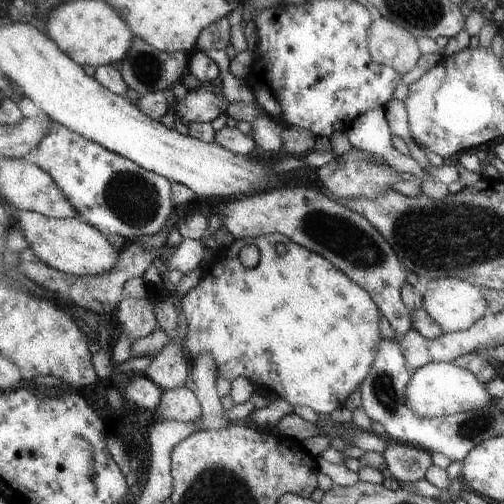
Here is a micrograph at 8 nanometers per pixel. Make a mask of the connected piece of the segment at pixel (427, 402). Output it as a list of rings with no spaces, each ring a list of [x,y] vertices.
[[[427,362],[411,371],[412,374],[405,384],[405,406],[411,408],[417,416],[423,416],[423,418],[449,416],[487,406],[491,402],[492,397],[487,394],[485,384],[479,382],[471,372],[454,364]]]

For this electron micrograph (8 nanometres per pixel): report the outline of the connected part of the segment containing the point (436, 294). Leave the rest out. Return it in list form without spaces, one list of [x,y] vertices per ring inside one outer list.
[[[445,277],[428,280],[422,294],[421,308],[435,320],[444,333],[467,330],[478,318],[486,313],[487,302],[481,296],[481,288],[466,280]]]

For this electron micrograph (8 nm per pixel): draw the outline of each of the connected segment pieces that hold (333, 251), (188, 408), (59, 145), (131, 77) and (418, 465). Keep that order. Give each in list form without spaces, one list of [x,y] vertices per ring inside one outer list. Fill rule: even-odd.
[[[310,187],[277,188],[223,203],[217,216],[234,239],[253,239],[277,232],[319,254],[369,294],[396,338],[411,329],[409,311],[400,293],[401,284],[407,278],[406,268],[366,218],[327,194]]]
[[[181,387],[162,391],[154,412],[166,421],[189,422],[200,416],[201,406],[193,392]]]
[[[53,121],[43,140],[25,154],[24,159],[53,178],[55,186],[69,200],[71,208],[75,208],[76,217],[81,222],[105,234],[132,241],[139,236],[152,236],[161,230],[175,209],[171,204],[171,184],[167,178],[145,170]]]
[[[133,38],[129,44],[129,50],[123,58],[121,58],[121,69],[119,74],[123,77],[123,82],[127,88],[131,88],[133,92],[137,92],[140,96],[149,94],[149,92],[157,92],[171,88],[174,84],[187,72],[187,62],[189,53],[175,51],[172,53],[161,52],[153,46],[149,46],[147,42]]]
[[[388,441],[385,450],[382,452],[382,456],[390,476],[393,476],[395,480],[399,482],[403,481],[404,483],[423,479],[425,471],[432,464],[431,453],[427,452],[427,450],[421,450],[421,448],[417,448],[417,446],[404,444],[400,441]]]

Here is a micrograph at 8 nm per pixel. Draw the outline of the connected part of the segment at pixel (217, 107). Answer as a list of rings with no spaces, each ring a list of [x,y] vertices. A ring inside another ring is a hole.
[[[208,87],[188,90],[185,97],[173,107],[174,118],[186,125],[189,122],[211,122],[225,110],[227,100],[213,94]]]

